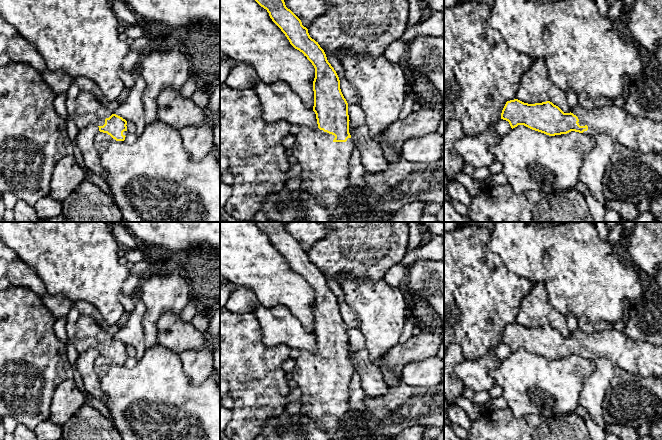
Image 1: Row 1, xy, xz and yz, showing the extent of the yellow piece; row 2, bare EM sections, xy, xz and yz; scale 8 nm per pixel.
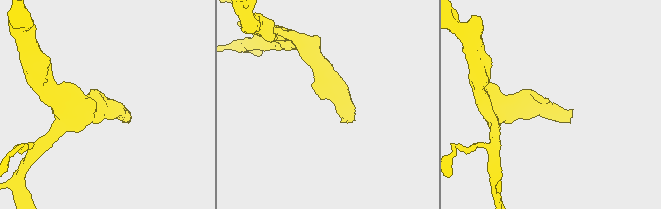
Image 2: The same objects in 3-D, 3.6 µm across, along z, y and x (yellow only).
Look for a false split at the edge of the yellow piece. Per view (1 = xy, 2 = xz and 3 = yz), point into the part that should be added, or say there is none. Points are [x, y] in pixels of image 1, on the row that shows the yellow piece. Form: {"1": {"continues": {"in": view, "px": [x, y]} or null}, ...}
{"1": {"continues": {"in": "xy", "px": [88, 110]}}, "2": {"continues": {"in": "xz", "px": [325, 174]}}, "3": {"continues": {"in": "yz", "px": [637, 133]}}}

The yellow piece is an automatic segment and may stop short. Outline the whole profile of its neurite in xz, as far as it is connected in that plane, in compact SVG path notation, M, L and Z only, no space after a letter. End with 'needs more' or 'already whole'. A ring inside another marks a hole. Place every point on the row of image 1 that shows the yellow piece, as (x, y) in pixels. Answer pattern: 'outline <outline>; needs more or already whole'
outline M255 0L267 10L272 21L285 34L290 44L307 57L315 68L313 81L314 106L318 127L300 127L292 155L302 167L301 190L315 197L316 203L333 211L330 222L354 222L346 216L338 216L337 208L350 187L350 157L354 149L349 133L348 103L340 89L339 77L328 62L324 50L312 39L301 20L286 7L284 0Z; needs more

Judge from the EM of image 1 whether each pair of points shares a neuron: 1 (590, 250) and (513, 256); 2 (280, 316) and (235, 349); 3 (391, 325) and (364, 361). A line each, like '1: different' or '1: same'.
1: same
2: different
3: different

